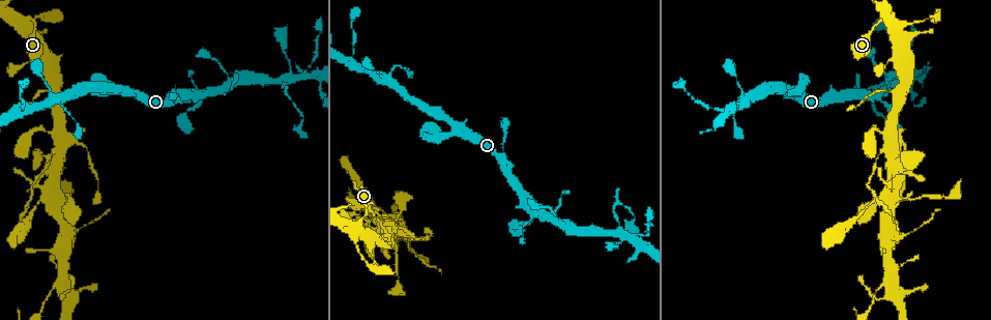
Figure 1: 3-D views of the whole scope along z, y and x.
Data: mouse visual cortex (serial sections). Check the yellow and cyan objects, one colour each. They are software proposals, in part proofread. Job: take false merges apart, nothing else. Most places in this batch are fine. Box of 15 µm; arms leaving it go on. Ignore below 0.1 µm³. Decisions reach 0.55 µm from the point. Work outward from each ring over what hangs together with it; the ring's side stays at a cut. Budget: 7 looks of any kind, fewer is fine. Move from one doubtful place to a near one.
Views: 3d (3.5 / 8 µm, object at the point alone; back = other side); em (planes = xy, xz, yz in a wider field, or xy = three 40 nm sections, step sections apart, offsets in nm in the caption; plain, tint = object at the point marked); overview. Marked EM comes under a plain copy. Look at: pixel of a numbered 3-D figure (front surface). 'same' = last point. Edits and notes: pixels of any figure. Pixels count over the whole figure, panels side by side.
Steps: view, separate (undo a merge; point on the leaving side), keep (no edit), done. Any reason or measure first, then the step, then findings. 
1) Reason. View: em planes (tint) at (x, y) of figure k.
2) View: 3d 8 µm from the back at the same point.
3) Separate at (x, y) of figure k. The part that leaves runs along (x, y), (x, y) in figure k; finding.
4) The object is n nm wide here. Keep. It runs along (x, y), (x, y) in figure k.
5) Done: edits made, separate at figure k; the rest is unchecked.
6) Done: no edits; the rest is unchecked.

Four-way junction. View: 3d 8 µm from the back at (24, 21) of figure 1.

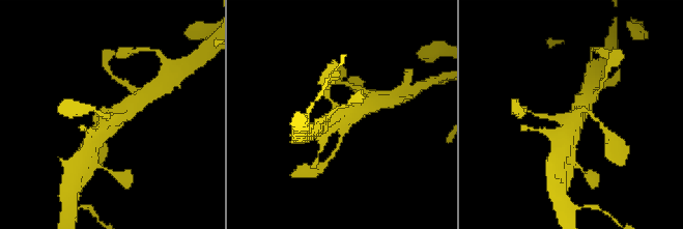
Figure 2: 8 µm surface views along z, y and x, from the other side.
Shape alone is not enough. View: em xy step 1 (tint) at (114, 112) of figure 2.

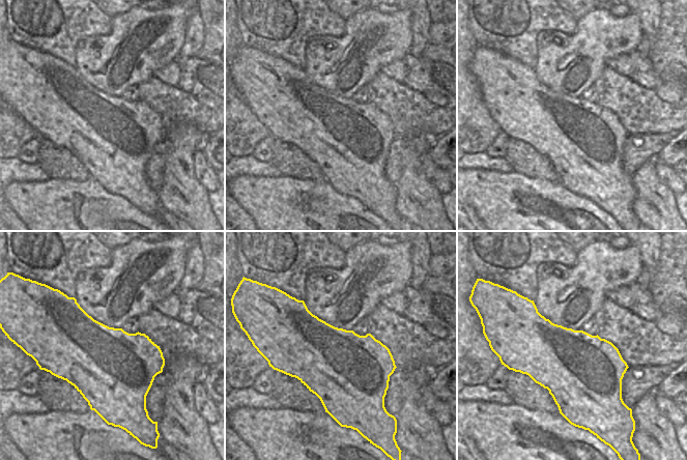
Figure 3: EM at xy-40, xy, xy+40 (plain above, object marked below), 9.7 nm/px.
4 arms meet here. Keep. It runs along (596, 118), (580, 110), (567, 139) in figure 2; one cell here.

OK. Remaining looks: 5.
Side arm on a straight run. View: 3d 3.5 µm at (458, 130) of figure 1.

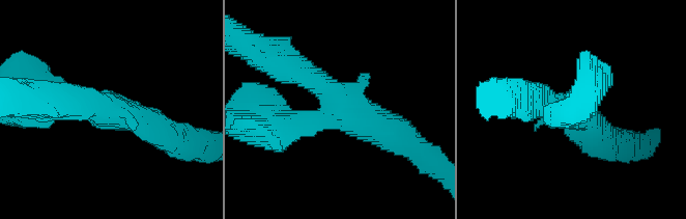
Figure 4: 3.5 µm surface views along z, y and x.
View: em xy step 1 (tint) at (344, 106) of figure 4.

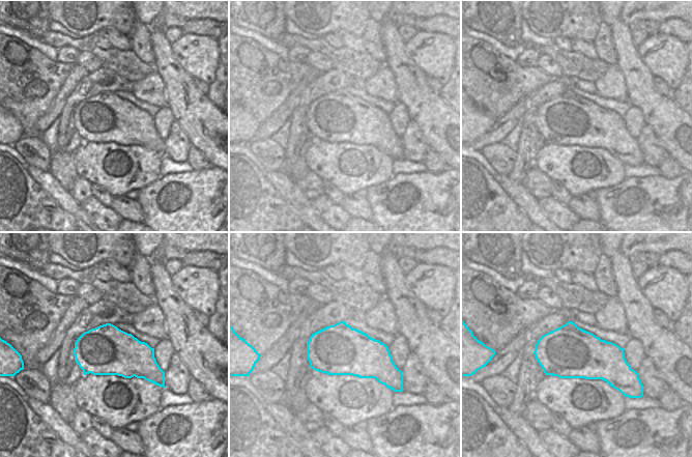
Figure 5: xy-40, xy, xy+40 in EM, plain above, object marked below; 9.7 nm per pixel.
Keep. It runs along (400, 136), (285, 66) in figure 4; continuous, no second cell.

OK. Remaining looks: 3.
View: 3d 3.5 µm at (618, 242) of figure 1.

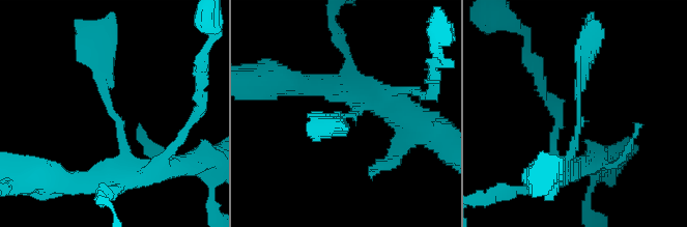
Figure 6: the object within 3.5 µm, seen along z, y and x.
The arms are 150, 200 nm wide; now the EM. View: em xy step 1 (tint) at (345, 116) of figure 6.

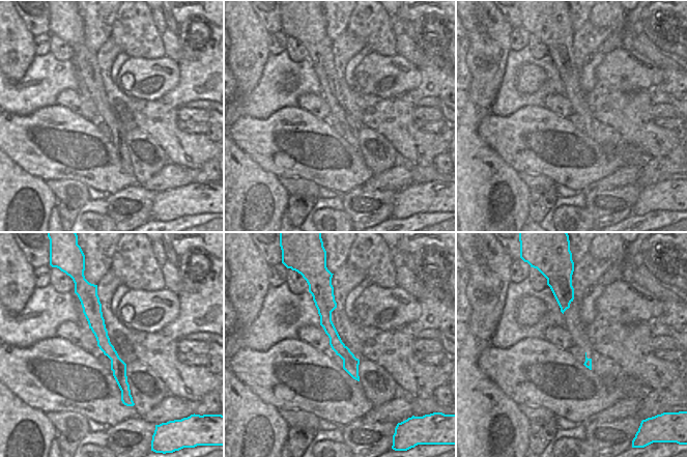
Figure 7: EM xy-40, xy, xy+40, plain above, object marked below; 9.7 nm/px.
Keep. All the same cell.

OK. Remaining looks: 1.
Done: no edits; the rest is unchecked.

